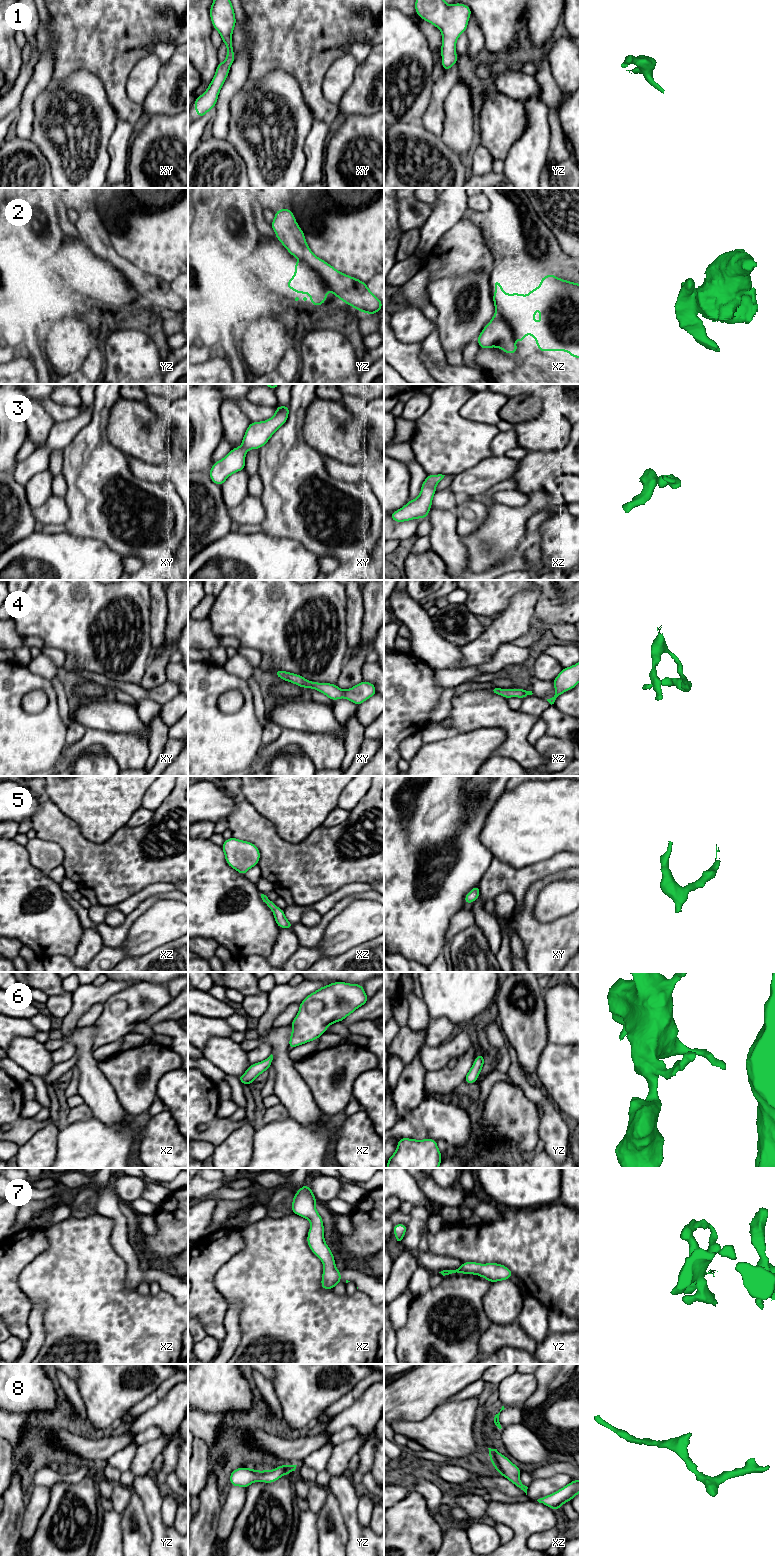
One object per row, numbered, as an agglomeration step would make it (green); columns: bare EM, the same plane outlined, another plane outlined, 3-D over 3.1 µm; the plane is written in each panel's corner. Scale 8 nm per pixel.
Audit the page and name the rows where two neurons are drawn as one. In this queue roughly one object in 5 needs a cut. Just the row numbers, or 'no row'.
no row

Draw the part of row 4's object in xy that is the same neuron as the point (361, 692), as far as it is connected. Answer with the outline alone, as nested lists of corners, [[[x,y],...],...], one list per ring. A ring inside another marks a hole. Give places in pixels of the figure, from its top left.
[[[275,670],[274,674],[282,680],[294,683],[300,687],[318,690],[333,701],[339,698],[346,698],[357,706],[376,694],[375,685],[367,681],[362,681],[348,690],[341,690],[336,684],[308,681],[299,674],[283,670]]]

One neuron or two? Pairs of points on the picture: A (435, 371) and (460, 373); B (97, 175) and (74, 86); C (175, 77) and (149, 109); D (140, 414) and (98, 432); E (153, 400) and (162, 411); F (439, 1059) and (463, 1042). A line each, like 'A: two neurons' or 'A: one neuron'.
A: one neuron
B: one neuron
C: one neuron
D: two neurons
E: one neuron
F: one neuron

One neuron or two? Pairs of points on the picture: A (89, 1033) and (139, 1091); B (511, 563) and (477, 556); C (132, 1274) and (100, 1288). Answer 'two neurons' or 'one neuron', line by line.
A: two neurons
B: two neurons
C: two neurons

